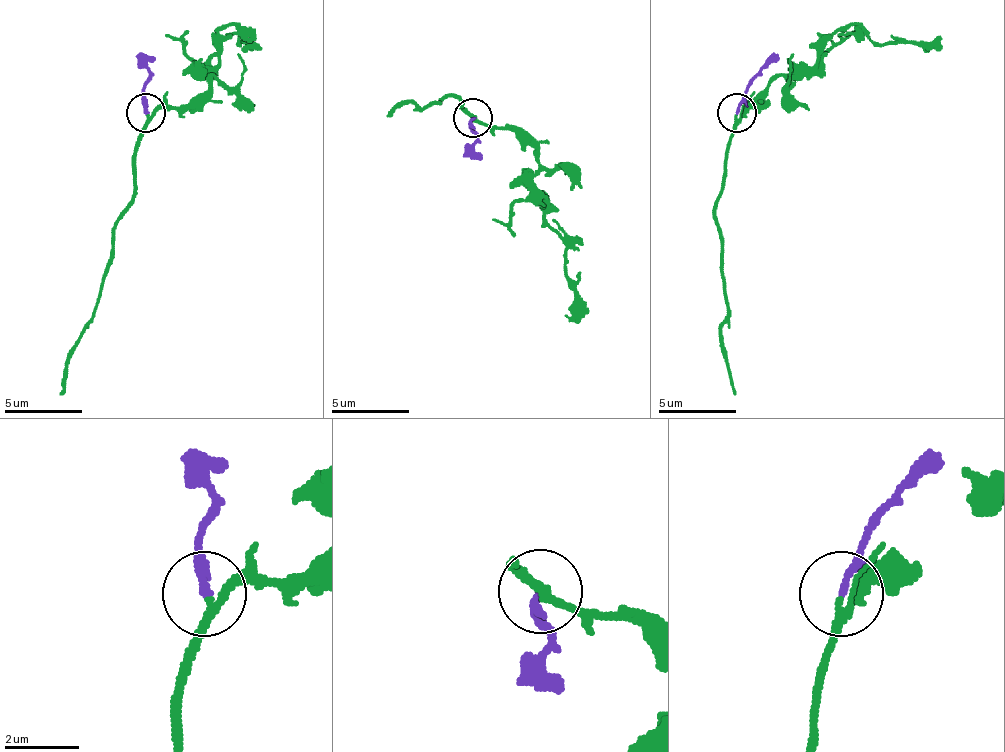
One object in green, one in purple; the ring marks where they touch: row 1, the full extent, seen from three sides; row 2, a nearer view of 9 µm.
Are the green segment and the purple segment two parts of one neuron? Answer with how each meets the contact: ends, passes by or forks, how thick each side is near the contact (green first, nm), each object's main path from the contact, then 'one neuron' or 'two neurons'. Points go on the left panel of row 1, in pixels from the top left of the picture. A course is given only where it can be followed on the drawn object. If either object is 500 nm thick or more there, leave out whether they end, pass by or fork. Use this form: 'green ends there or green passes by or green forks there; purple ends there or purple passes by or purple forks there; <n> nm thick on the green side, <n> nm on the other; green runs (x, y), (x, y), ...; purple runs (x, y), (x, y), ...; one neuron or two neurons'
green passes by; purple ends there; 190 nm thick on the green side, 200 nm on the other; green runs (146, 116), (127, 209), (115, 225), (95, 315), (80, 343), (60, 394); purple runs (146, 112), (142, 53); one neuron

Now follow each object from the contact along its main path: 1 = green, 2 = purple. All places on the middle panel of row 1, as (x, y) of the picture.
1: (473, 116), (454, 97), (422, 109), (407, 101), (387, 116)
2: (473, 116), (469, 128), (469, 160)

